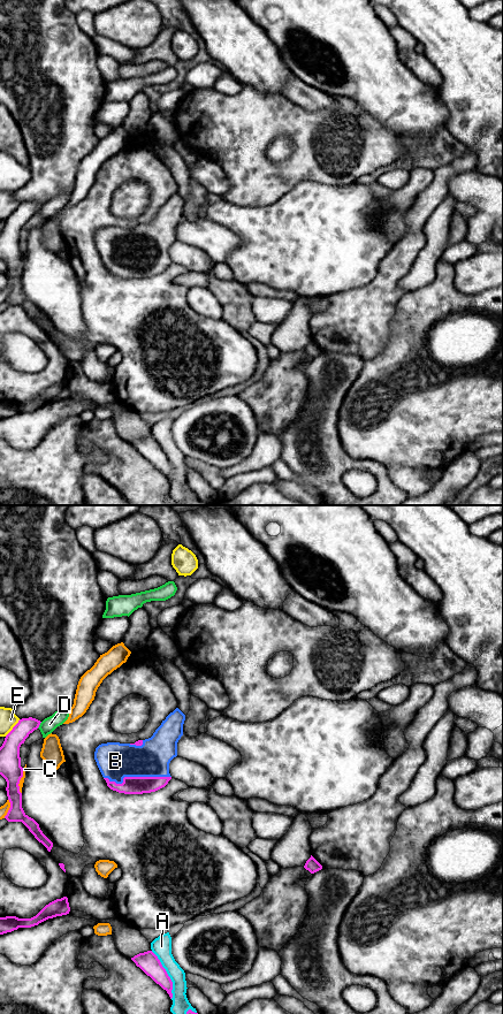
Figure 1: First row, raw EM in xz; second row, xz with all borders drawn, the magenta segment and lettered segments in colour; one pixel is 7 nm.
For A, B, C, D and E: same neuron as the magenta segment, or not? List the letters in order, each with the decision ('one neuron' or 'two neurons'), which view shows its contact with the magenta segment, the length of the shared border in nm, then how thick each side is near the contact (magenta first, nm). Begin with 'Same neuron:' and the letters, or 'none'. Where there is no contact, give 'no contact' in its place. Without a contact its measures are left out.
Same neuron: B
A: two neurons | xz | 360 nm | 140/140 nm
B: one neuron | xz | 480 nm | 130/260 nm
C: two neurons | xz | 180 nm | 150/30 nm
D: two neurons | xz | 60 nm | 120/100 nm
E: two neurons | xz | 160 nm | 140/120 nm

